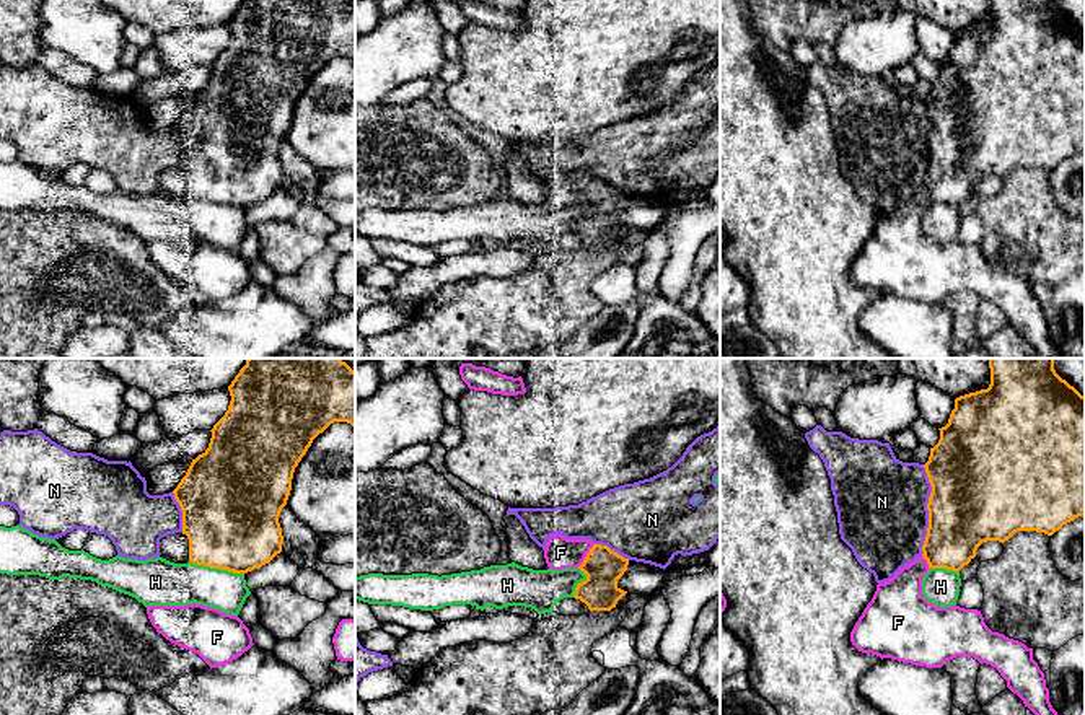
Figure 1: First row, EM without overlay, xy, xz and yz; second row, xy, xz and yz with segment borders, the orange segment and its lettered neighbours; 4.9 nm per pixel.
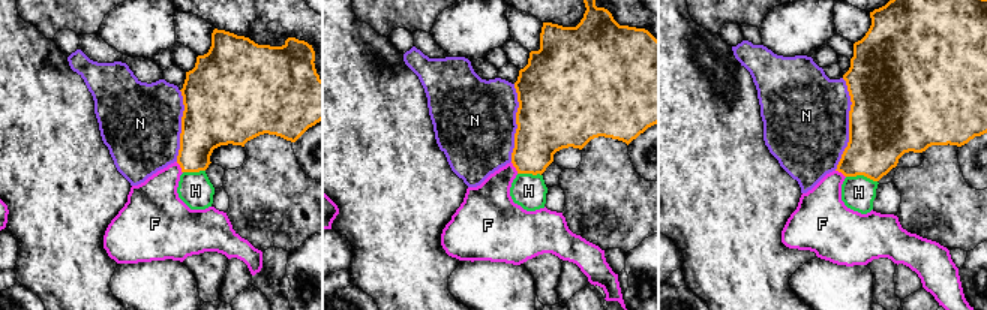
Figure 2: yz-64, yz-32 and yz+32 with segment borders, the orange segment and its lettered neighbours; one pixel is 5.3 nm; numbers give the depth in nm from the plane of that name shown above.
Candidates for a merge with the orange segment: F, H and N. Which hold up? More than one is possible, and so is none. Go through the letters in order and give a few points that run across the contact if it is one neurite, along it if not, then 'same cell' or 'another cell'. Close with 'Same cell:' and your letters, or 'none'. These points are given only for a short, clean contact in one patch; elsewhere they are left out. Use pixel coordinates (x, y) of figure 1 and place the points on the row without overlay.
F: same cell
H: another cell
N: another cell
Same cell: F

